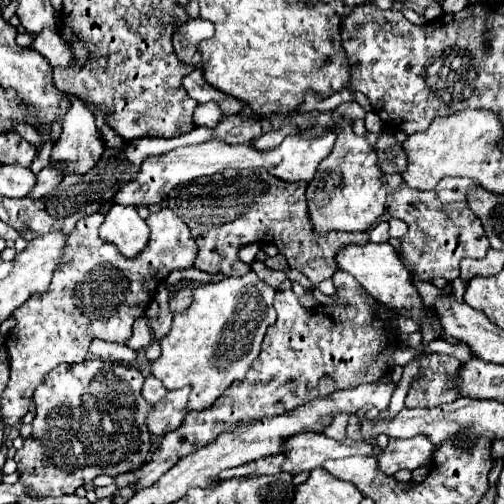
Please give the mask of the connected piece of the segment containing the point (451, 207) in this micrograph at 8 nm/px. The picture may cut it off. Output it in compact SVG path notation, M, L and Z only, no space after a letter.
M445 177L431 191L401 185L389 193L388 213L392 217L399 214L399 219L409 225L407 235L399 239L401 261L411 265L421 281L431 281L435 277L453 281L459 277L459 261L463 257L483 259L491 249L481 221L477 221L477 217L469 213L469 207L465 207L465 193L473 189L473 183L475 181L469 177Z

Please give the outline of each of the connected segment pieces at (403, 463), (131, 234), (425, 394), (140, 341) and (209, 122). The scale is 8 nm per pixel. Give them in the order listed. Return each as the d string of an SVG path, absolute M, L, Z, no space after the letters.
M417 435L411 439L389 439L387 449L379 455L379 465L387 475L393 475L399 469L415 471L417 467L431 465L433 451L435 445L425 435Z
M113 203L113 207L109 209L109 213L105 215L105 221L103 221L101 229L99 229L99 235L101 235L103 241L113 243L125 257L135 257L149 243L149 227L139 217L135 205L119 205L119 203Z
M423 355L421 369L425 369L425 381L421 385L411 385L405 407L437 407L457 399L453 393L453 373L459 361L451 355Z
M139 317L133 323L133 335L127 341L127 347L135 349L135 351L141 351L141 349L147 349L149 345L151 345L151 331L147 327L147 319L145 317Z
M209 103L209 105L197 105L195 115L193 115L193 123L199 125L199 127L207 127L207 129L213 129L221 119L223 119L223 113L213 103Z

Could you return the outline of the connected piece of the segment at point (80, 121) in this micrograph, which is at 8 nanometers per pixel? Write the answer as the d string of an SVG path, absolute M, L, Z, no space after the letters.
M69 95L71 107L63 119L63 131L53 147L51 161L63 163L67 171L87 173L105 149L105 141L95 125L93 113L77 95Z

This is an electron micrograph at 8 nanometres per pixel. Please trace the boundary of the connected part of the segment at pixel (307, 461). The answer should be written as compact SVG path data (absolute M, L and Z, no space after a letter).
M301 433L289 441L289 453L285 453L283 471L297 475L301 471L313 471L315 467L323 467L329 459L343 459L351 455L371 455L373 445L367 441L335 441L321 433Z

